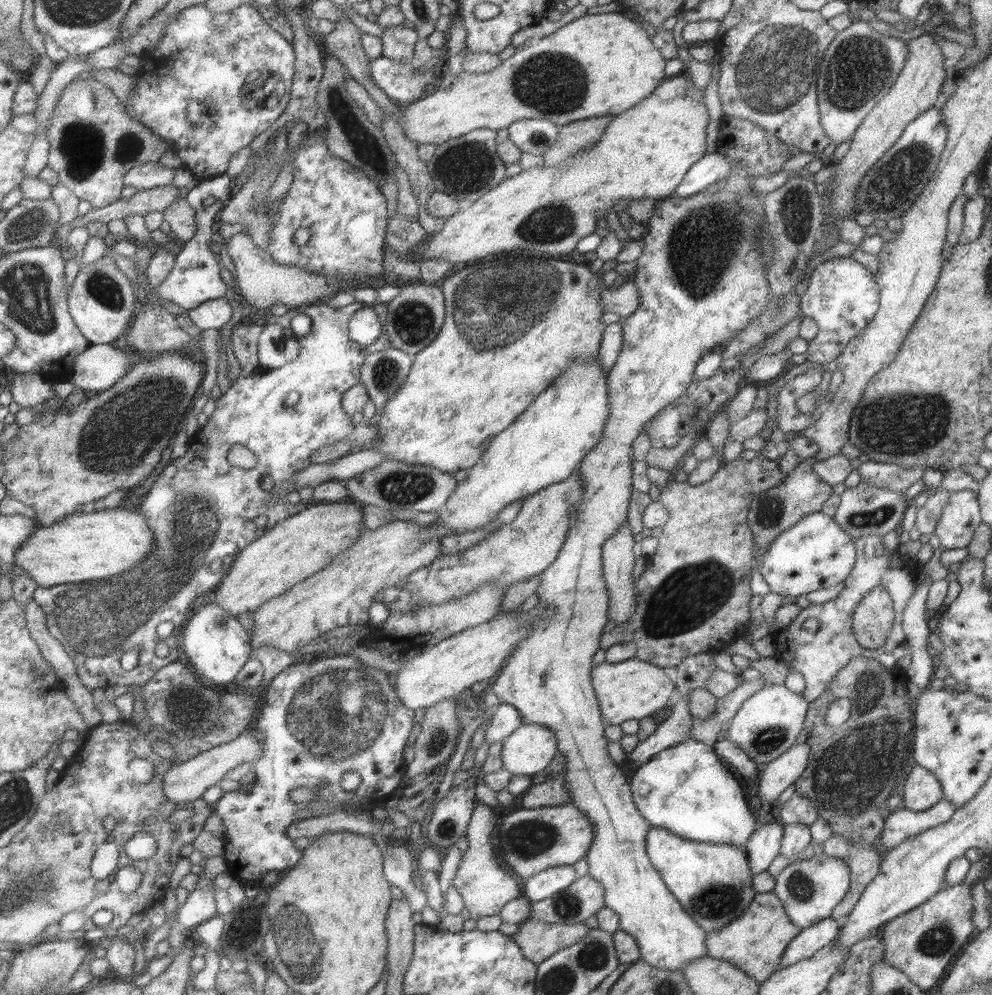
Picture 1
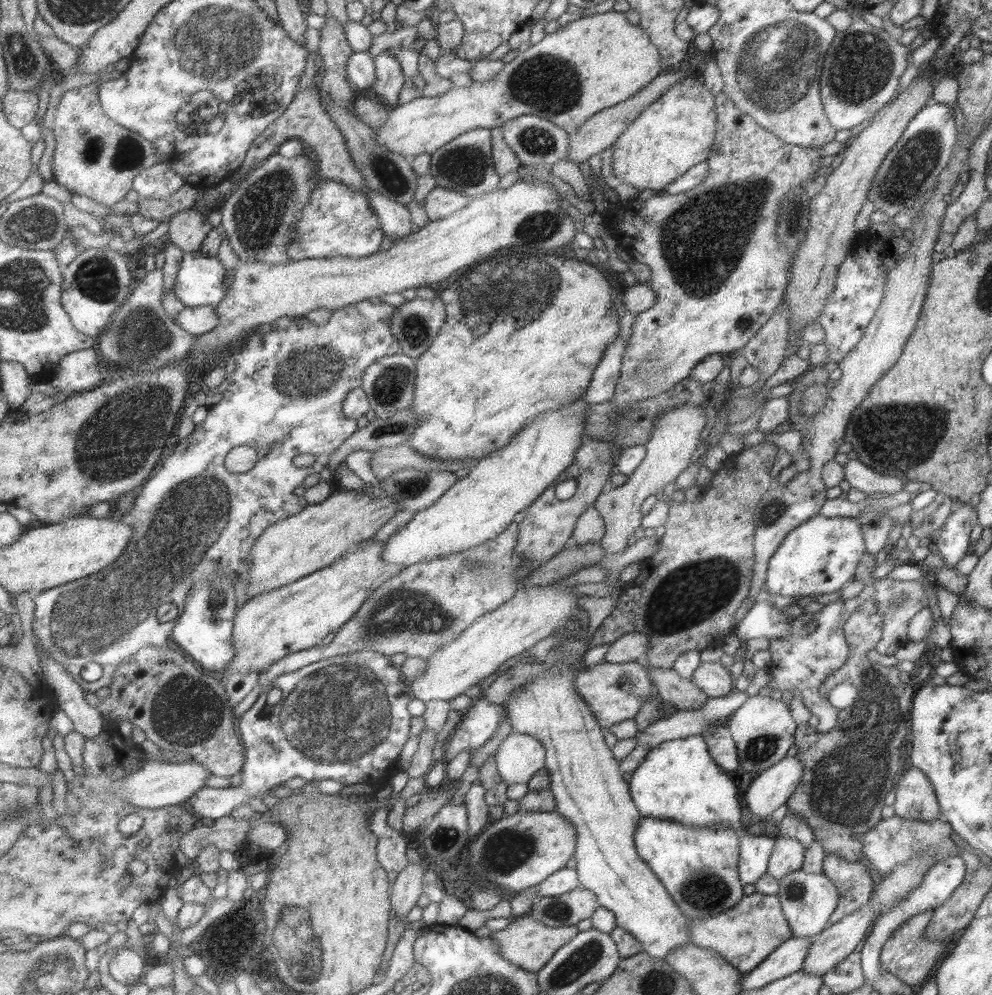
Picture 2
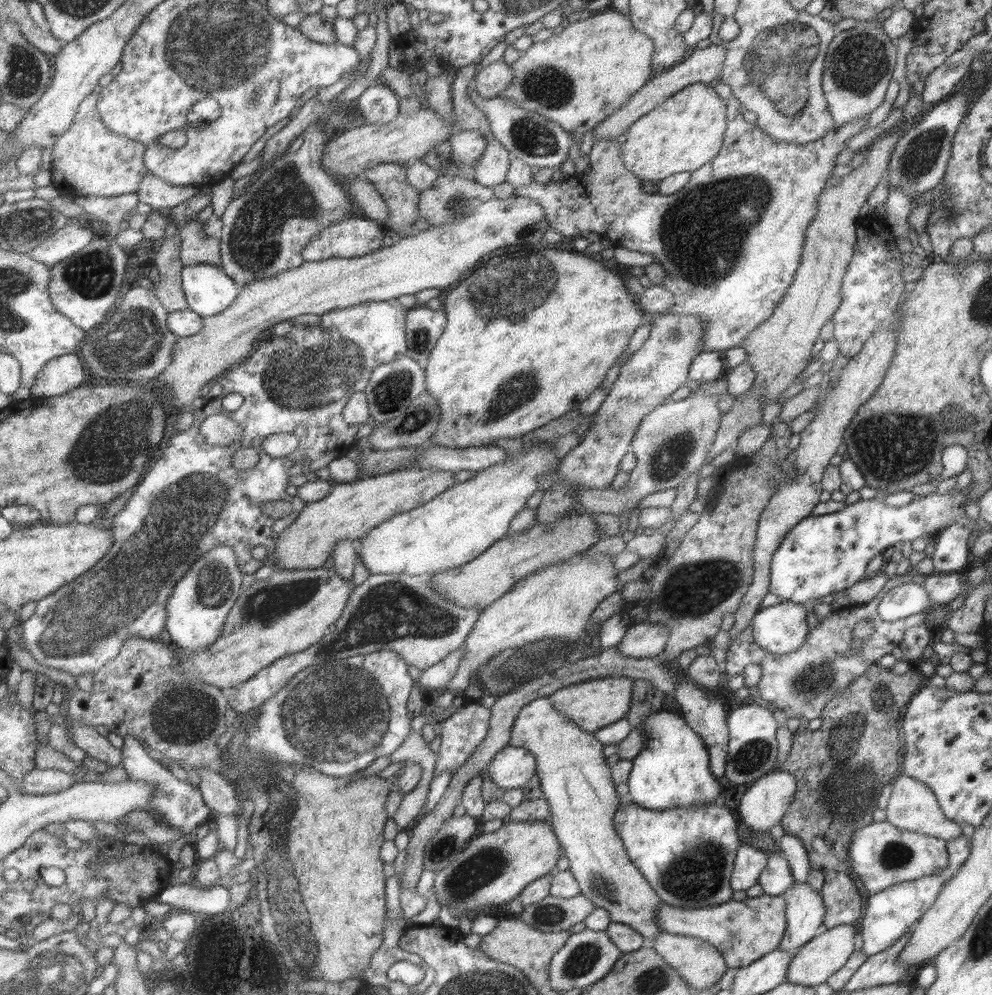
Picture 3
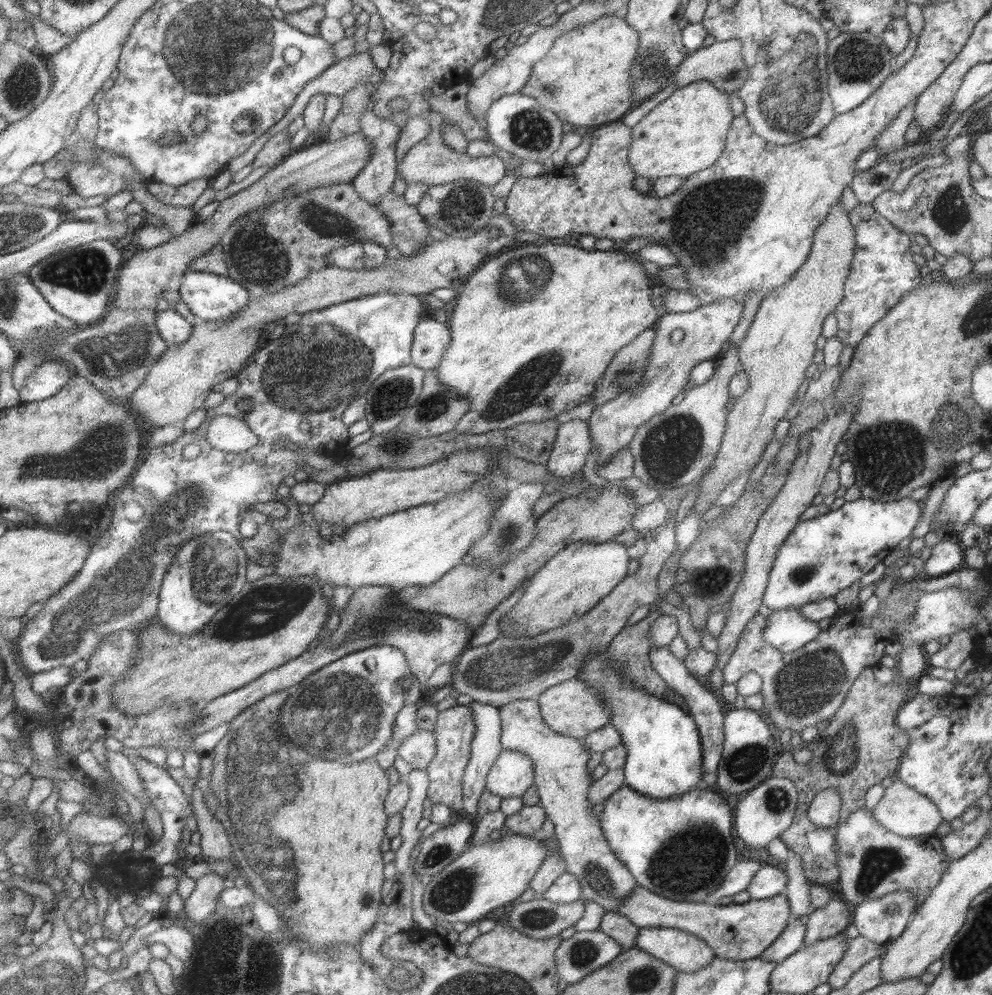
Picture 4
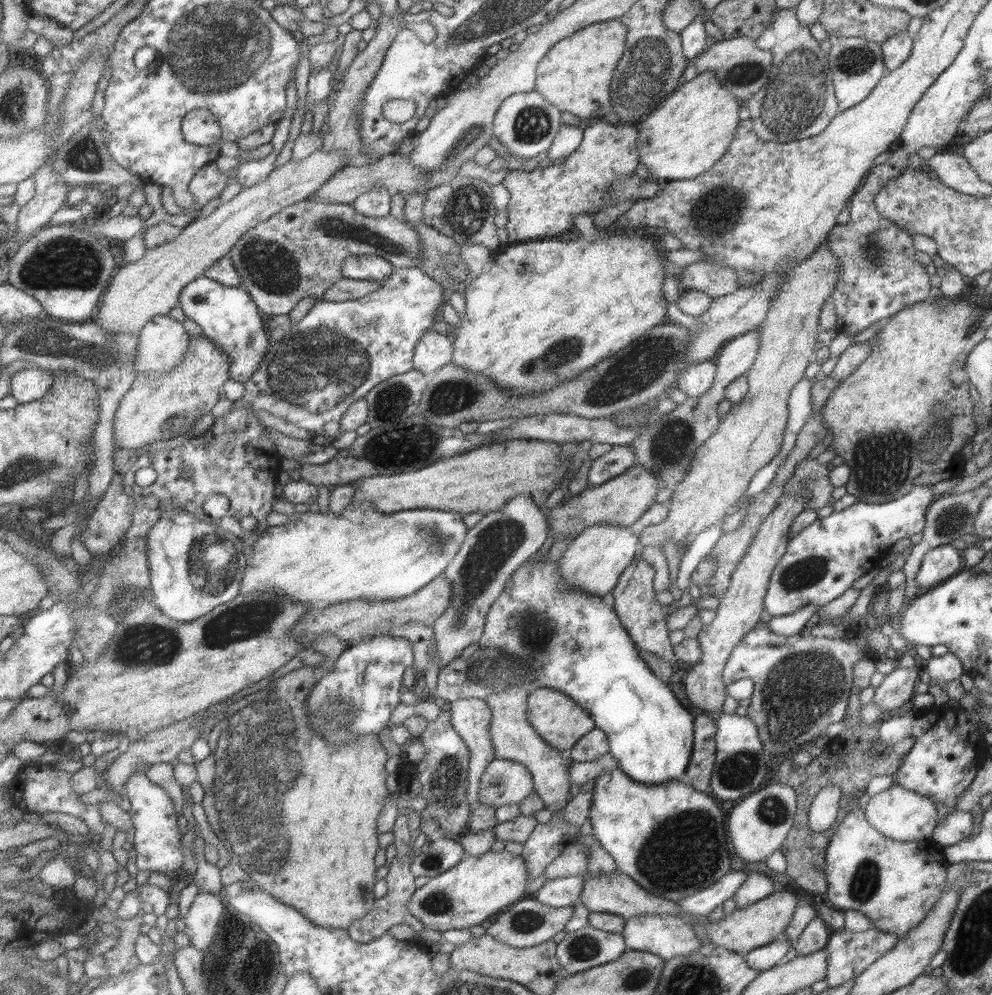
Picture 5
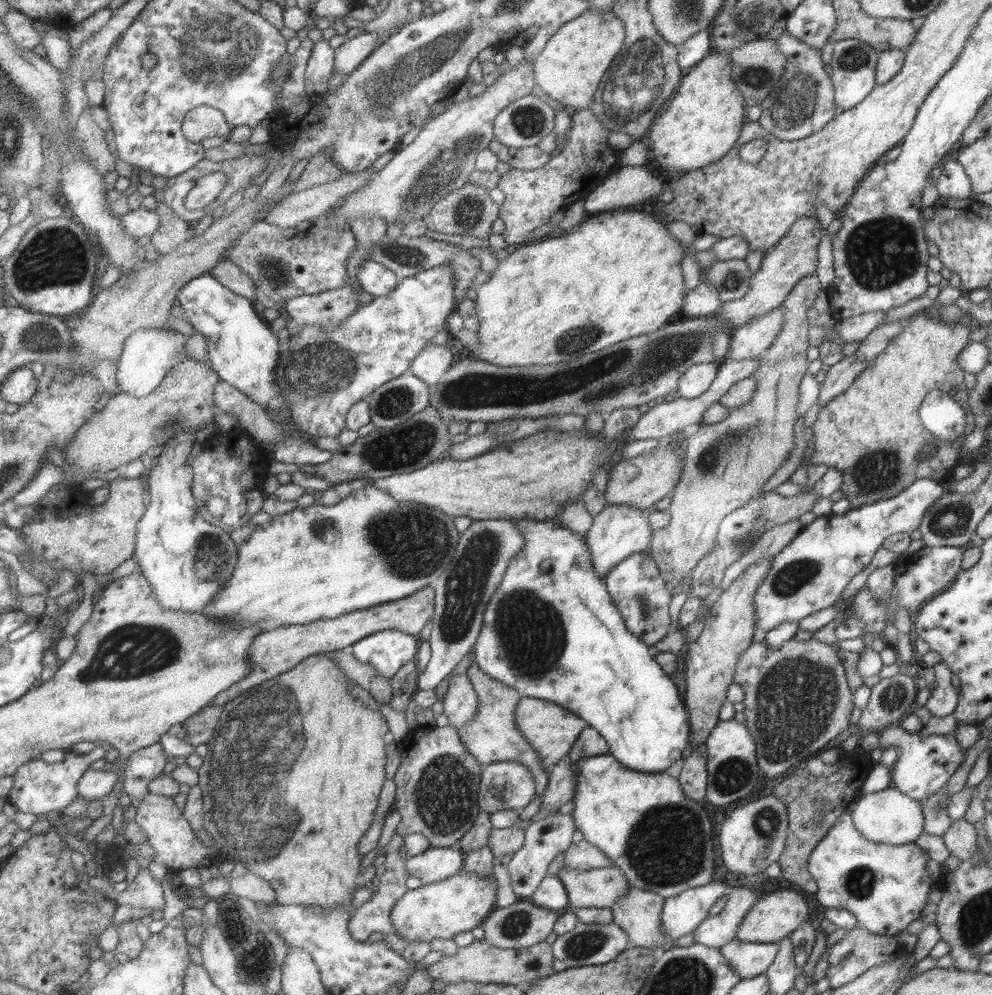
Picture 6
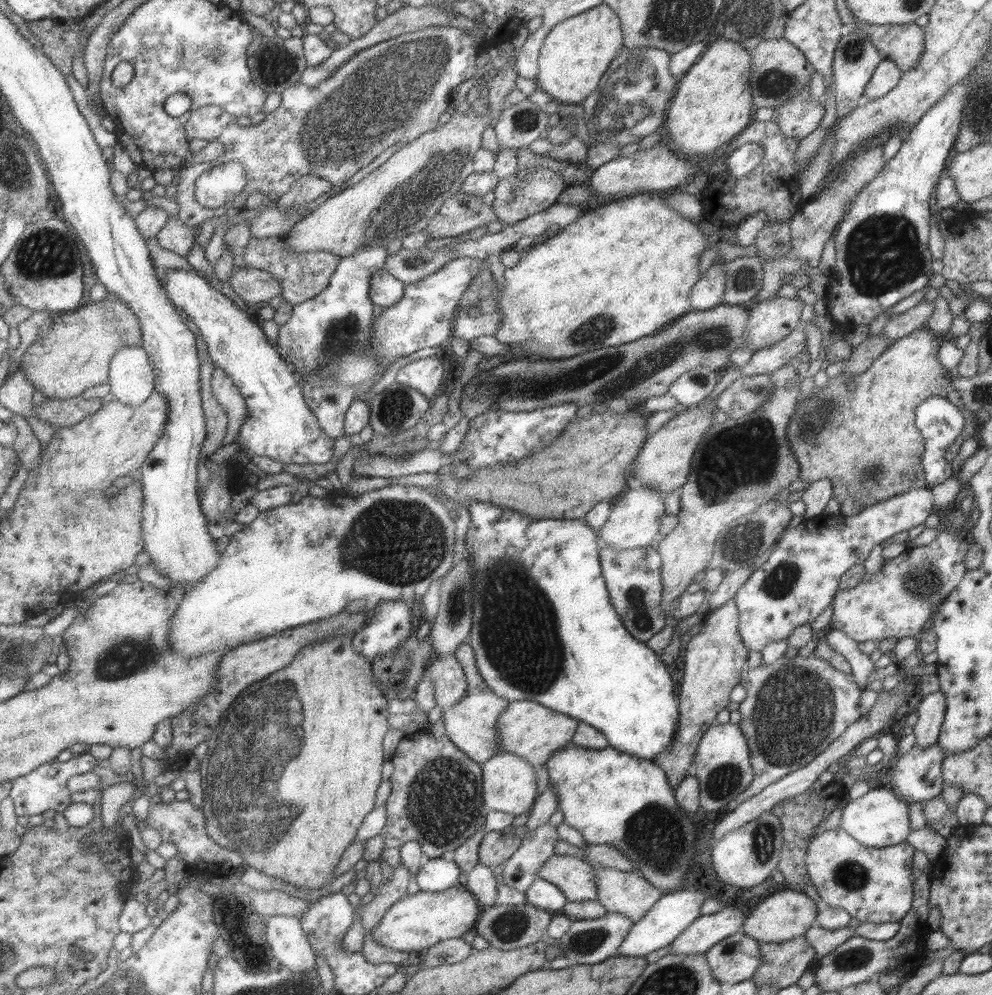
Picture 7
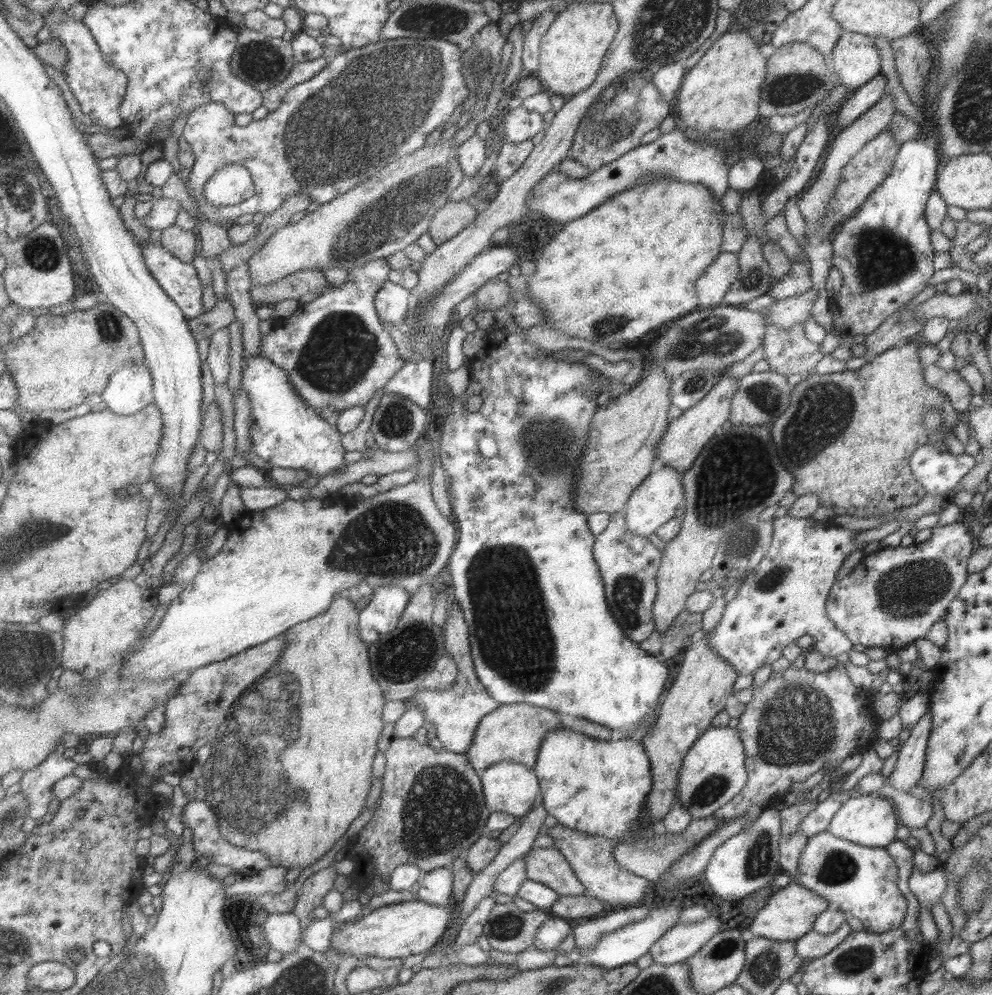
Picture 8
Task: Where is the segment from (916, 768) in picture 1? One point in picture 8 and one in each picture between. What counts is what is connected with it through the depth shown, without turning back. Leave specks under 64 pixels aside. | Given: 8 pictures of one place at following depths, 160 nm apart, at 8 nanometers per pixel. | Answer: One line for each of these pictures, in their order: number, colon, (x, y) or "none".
2: (915, 799)
3: (911, 806)
4: (901, 810)
5: (897, 813)
6: (886, 817)
7: (878, 818)
8: (868, 820)

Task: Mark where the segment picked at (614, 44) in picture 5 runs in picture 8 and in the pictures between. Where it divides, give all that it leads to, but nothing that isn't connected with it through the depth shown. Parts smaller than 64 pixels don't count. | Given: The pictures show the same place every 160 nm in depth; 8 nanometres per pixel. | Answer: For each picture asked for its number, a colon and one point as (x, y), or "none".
6: (568, 69)
7: (576, 51)
8: (572, 48)

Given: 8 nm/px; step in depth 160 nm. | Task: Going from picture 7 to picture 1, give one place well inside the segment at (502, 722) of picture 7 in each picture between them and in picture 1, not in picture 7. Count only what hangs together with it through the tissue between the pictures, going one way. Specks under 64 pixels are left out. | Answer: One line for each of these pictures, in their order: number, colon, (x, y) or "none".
1: (632, 689)
2: (613, 692)
3: (589, 705)
4: (571, 708)
5: (560, 722)
6: (550, 730)

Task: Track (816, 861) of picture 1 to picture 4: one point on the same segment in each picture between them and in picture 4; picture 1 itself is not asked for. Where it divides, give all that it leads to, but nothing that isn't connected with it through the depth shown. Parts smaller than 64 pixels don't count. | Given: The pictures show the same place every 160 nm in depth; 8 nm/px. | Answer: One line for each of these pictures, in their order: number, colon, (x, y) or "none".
2: (806, 900)
3: (804, 911)
4: (790, 940)

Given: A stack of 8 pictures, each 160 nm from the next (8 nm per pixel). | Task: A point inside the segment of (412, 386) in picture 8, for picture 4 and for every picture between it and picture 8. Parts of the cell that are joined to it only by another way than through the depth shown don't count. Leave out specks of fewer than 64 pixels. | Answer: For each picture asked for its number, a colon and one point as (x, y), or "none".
4: (431, 338)
5: (433, 350)
6: (431, 364)
7: (424, 374)

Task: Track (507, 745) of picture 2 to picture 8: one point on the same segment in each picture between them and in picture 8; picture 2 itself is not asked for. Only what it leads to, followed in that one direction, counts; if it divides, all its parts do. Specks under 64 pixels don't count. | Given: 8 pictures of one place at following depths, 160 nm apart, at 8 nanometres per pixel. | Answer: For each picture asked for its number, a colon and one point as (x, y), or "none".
3: (511, 767)
4: (511, 774)
5: (502, 782)
6: (507, 784)
7: (508, 782)
8: (509, 787)

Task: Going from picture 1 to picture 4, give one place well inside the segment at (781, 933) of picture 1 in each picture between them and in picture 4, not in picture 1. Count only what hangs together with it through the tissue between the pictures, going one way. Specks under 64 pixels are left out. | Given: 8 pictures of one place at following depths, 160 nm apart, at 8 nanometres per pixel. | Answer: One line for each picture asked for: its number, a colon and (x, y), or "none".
2: (744, 935)
3: (742, 931)
4: (736, 931)

